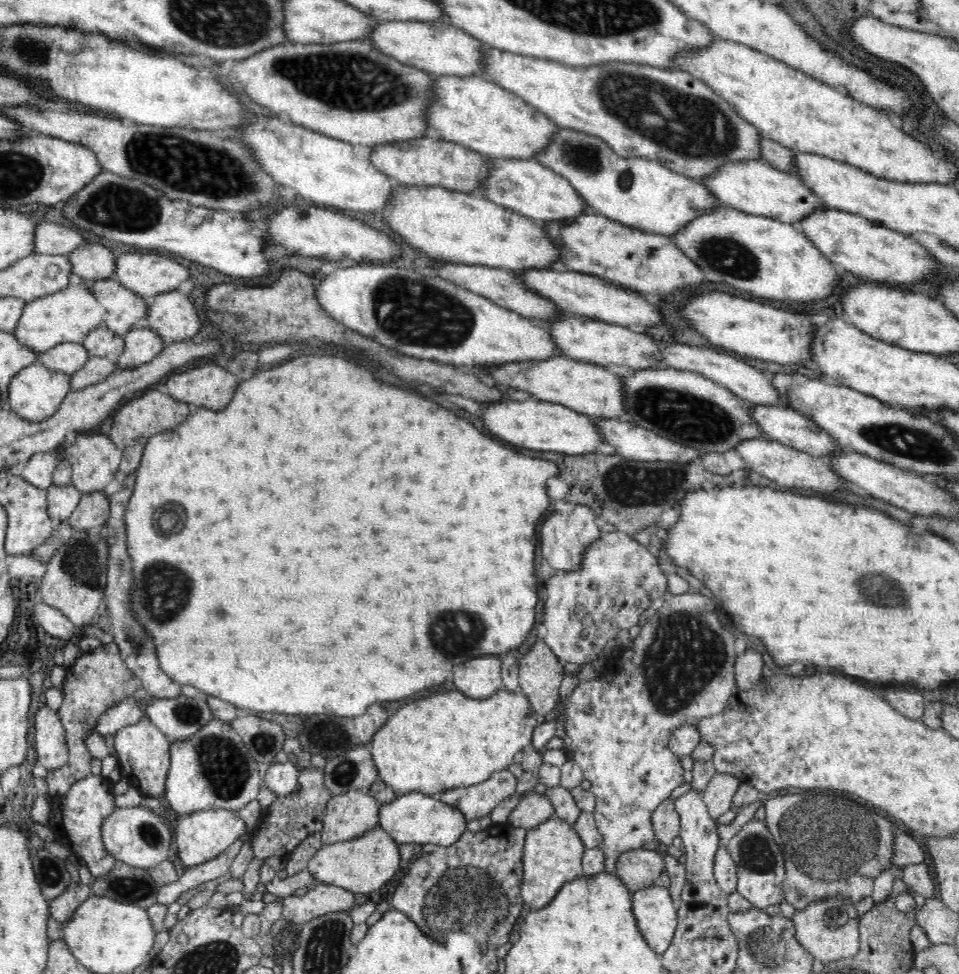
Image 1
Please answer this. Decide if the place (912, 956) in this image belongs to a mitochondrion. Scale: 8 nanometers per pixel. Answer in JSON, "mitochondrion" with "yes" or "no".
{"mitochondrion":"no"}

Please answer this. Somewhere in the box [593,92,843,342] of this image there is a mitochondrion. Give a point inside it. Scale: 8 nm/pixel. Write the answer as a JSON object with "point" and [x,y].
{"point":[724,253]}

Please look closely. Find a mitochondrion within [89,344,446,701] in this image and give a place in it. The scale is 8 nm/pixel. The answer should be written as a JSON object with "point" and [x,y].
{"point":[164,590]}

